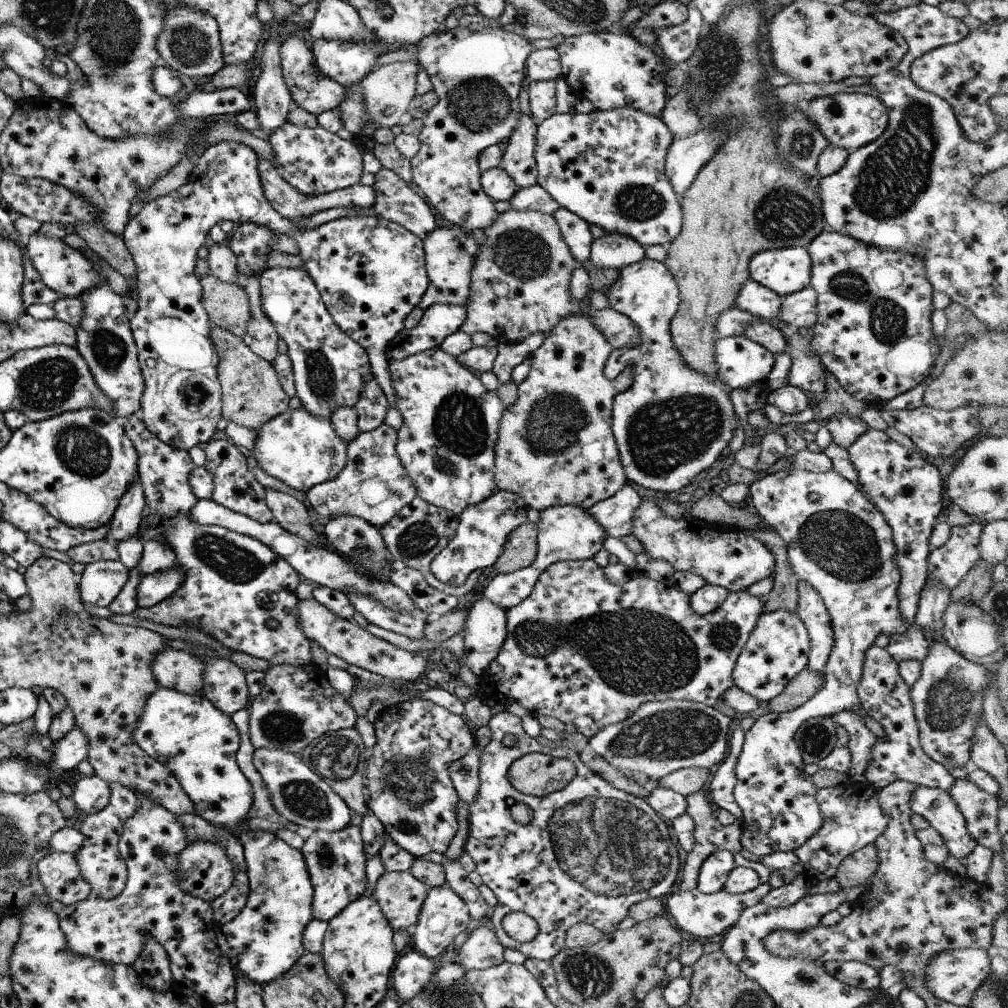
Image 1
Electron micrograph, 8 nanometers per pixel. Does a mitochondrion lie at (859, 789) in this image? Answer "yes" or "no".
no

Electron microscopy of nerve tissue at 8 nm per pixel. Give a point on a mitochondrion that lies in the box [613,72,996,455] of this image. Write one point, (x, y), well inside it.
(893, 178)

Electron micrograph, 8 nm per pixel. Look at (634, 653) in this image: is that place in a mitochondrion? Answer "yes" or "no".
yes

